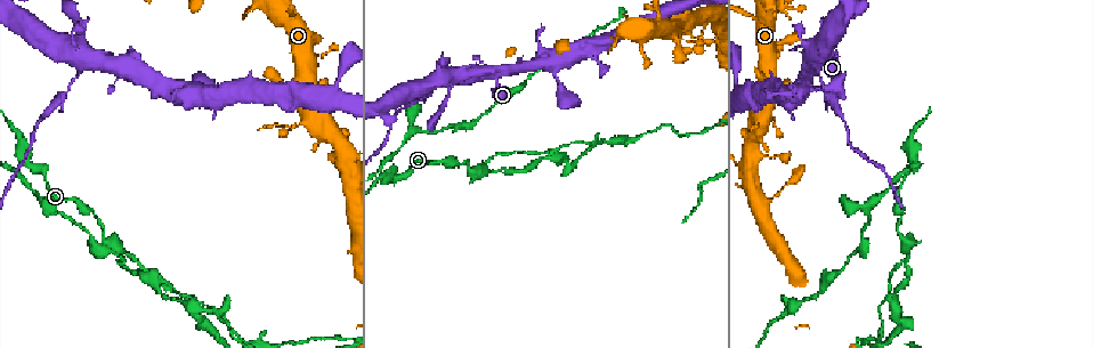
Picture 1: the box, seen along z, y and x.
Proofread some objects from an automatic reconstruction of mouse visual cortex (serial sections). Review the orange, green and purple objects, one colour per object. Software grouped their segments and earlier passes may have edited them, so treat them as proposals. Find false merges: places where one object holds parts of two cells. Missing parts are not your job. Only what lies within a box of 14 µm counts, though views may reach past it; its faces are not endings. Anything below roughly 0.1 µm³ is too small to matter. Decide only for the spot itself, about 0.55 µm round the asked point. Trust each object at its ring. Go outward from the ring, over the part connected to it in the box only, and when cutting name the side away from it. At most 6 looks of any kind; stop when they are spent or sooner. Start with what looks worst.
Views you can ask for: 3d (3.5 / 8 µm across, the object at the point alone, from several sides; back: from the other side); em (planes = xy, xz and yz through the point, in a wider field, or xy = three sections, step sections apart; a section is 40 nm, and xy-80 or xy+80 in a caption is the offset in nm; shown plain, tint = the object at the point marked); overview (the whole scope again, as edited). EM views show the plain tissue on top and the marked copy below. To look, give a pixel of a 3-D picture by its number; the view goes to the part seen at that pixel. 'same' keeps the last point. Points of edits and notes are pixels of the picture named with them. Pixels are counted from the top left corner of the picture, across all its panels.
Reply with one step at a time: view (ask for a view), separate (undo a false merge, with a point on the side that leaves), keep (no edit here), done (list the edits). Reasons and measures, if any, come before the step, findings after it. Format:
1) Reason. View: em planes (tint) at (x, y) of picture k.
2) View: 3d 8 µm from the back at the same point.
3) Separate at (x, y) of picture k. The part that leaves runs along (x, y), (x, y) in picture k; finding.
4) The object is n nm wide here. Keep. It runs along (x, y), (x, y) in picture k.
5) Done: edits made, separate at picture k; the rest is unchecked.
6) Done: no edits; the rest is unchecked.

Sudden change in width. View: em xy step 5 (tint) at (555, 155) of picture 1.

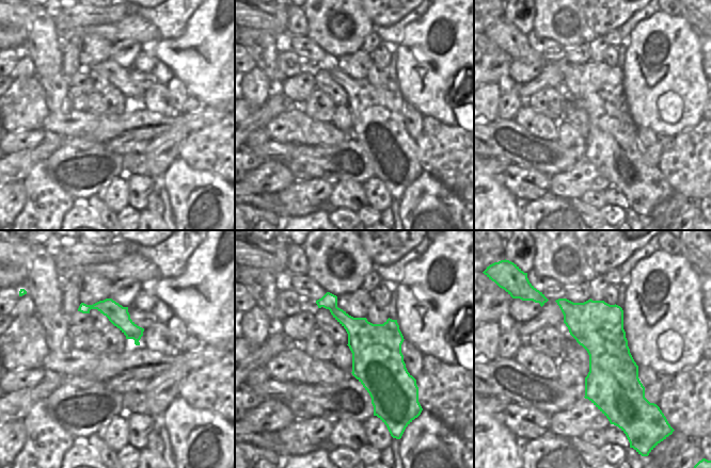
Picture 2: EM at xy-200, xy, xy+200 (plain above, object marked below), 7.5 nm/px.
Wider look. View: 3d 3.5 µm at the same point.

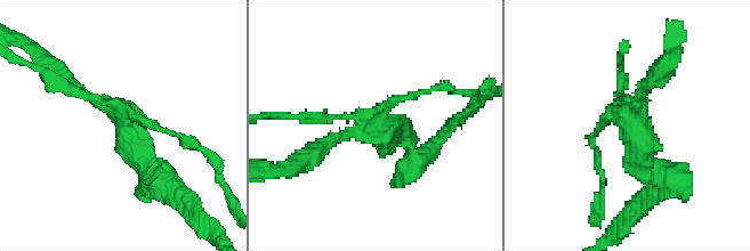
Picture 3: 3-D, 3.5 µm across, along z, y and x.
Separate at (315, 120) of picture 3. The part that leaves runs along (381, 113), (437, 87), (473, 92) in picture 3; two cells meet here.

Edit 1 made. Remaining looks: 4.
Calibre changes. View: 3d 3.5 µm at (493, 69) of picture 1.

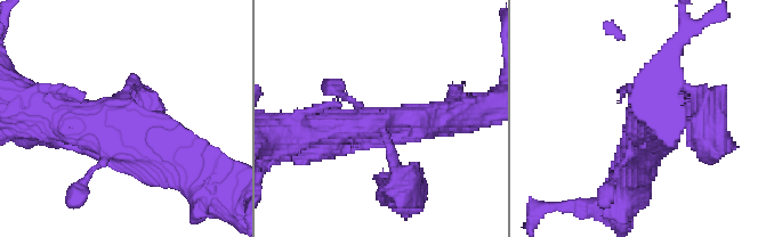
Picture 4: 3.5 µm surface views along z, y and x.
Now the EM. View: em xy step 5 (tint) at (128, 103) of picture 4.

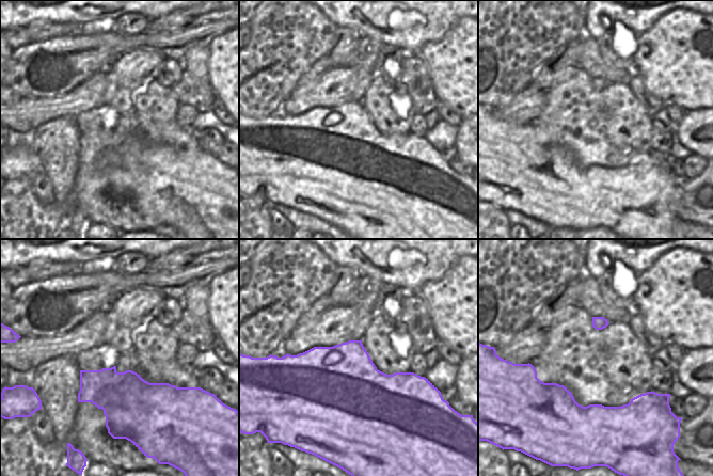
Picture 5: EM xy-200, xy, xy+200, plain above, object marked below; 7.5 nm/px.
Cut it another way. View: em xy step 2 (tint) at the same point.

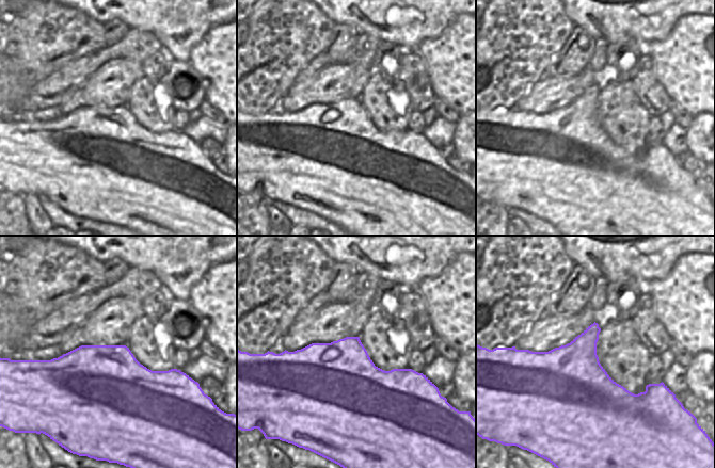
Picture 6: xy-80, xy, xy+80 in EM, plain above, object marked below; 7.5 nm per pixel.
Keep. It runs along (696, 99), (650, 88), (638, 158) in picture 4; continuous, no second cell.

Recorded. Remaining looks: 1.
Done: edits made, separate at picture 3; the rest is unchecked.

